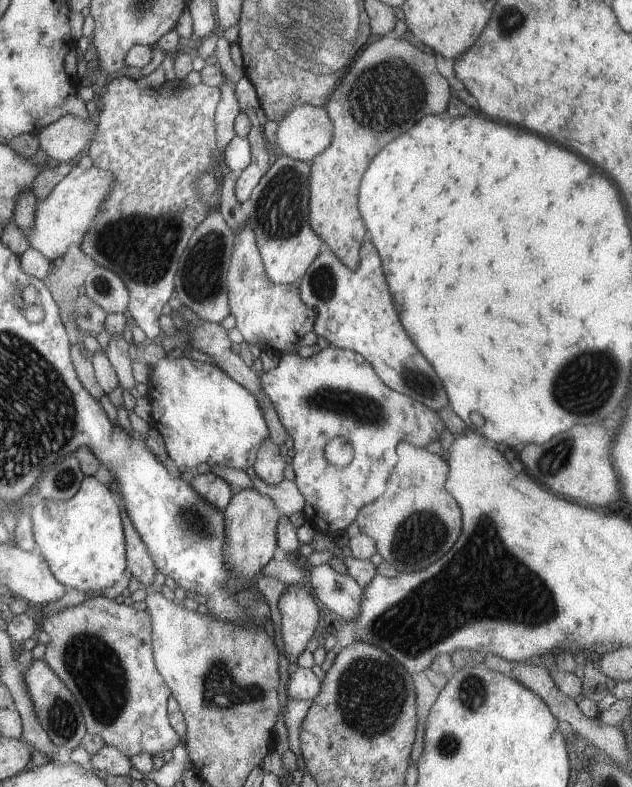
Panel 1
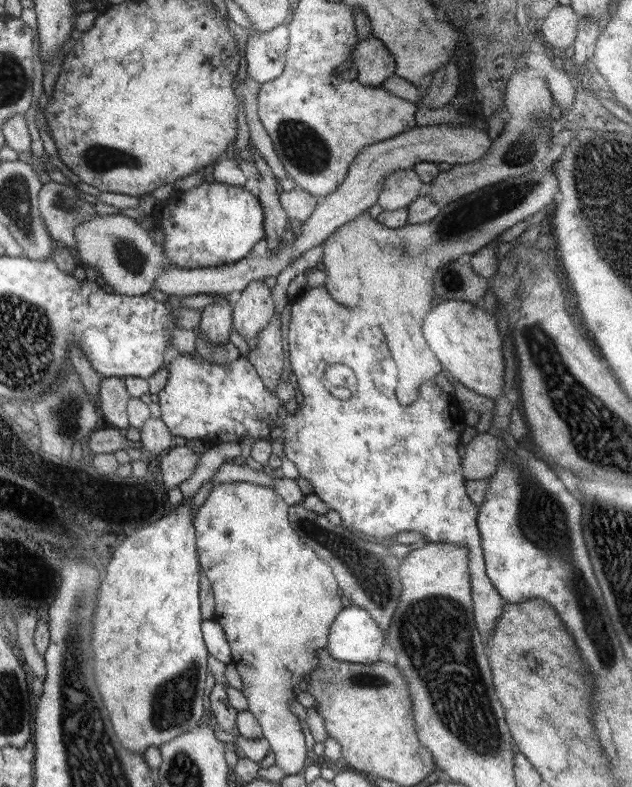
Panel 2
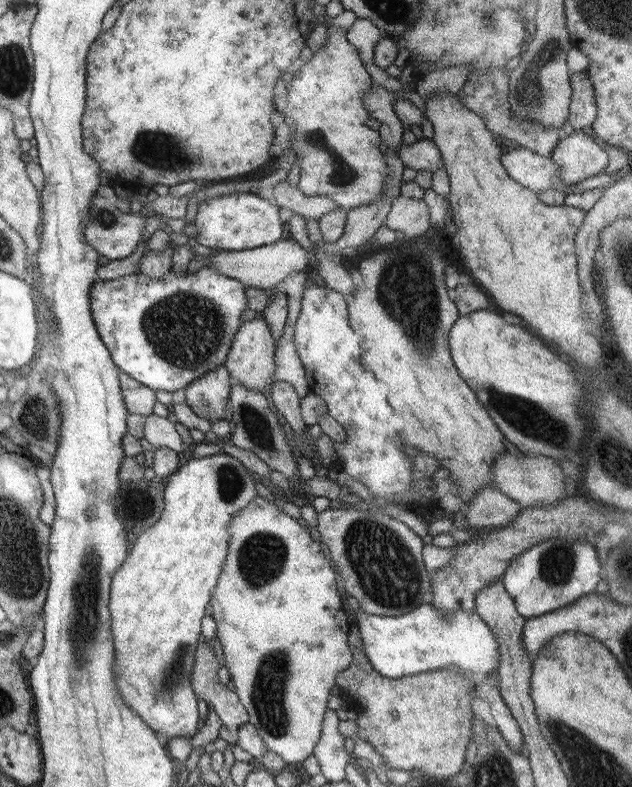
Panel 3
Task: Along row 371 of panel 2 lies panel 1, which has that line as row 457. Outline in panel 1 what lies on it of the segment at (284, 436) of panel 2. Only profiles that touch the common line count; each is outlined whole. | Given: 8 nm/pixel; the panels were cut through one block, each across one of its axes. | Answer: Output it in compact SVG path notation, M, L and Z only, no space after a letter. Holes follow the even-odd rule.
M328 345L306 358L297 352L280 354L275 368L256 375L279 423L292 439L295 483L304 498L301 515L316 532L329 538L345 530L363 504L381 496L395 464L395 444L401 438L413 446L426 446L438 440L445 429L436 411L387 388L369 362L349 349ZM163 356L150 367L146 398L151 406L149 426L161 435L167 456L181 473L200 463L245 471L255 462L255 453L261 442L269 436L255 396L211 363ZM335 436L349 440L349 448L353 448L353 460L345 468L333 468L323 456L323 446Z

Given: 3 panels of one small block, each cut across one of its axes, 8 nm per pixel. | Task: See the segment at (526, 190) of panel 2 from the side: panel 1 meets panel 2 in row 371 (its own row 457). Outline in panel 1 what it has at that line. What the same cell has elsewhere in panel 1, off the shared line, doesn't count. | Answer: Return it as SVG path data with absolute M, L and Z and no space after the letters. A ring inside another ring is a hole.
M399 442L397 464L387 476L385 492L357 512L358 532L375 542L383 560L401 574L413 573L433 564L449 552L461 530L461 512L453 496L443 488L449 468L437 454Z

